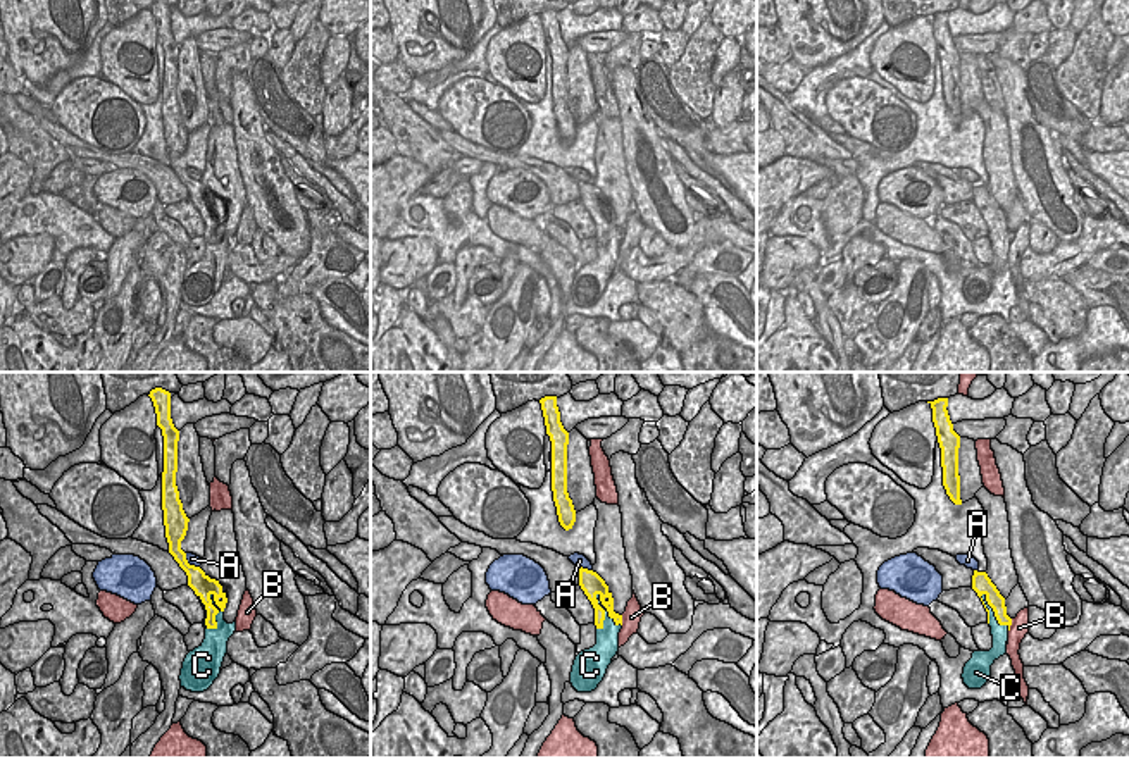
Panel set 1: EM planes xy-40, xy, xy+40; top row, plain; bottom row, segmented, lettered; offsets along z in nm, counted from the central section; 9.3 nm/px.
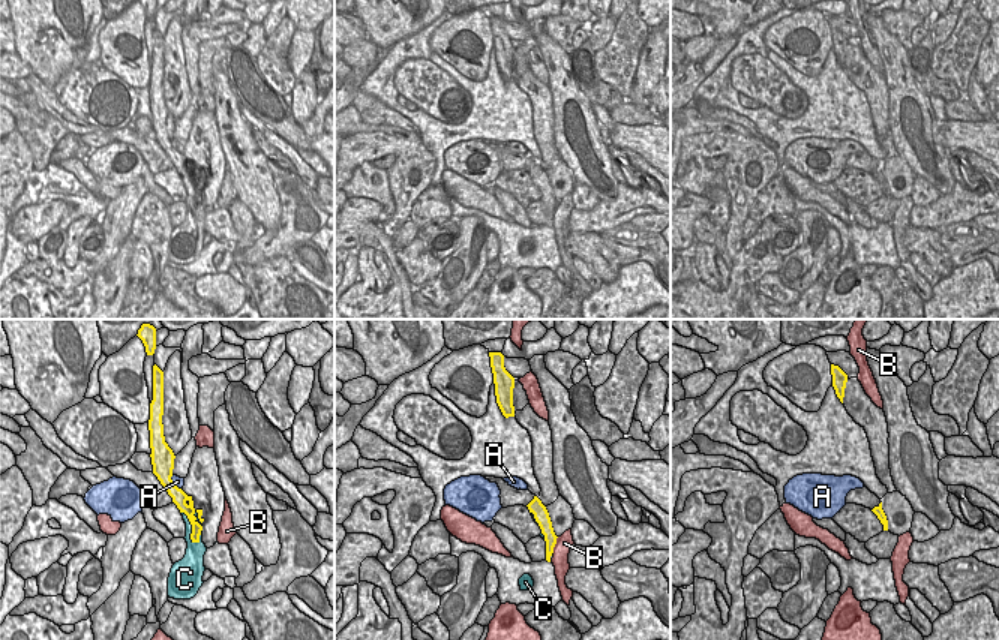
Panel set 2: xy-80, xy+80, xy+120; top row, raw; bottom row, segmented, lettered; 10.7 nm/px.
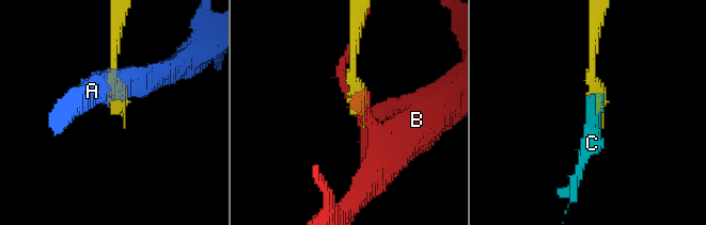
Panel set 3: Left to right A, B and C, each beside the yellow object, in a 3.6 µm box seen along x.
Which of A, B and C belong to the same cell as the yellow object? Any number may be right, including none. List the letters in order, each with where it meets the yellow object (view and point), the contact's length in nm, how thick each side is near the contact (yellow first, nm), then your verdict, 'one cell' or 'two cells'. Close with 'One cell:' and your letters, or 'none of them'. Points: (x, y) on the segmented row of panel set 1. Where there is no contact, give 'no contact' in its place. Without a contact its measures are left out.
A: contact xy (585, 569); length 140 nm; calibres 200 and 130 nm; two cells
B: contact xy+40 (1010, 624); length 130 nm; calibres 160 and 170 nm; two cells
C: contact xy-40 (207, 615); length 380 nm; calibres 160 and 220 nm; one cell
One cell: C

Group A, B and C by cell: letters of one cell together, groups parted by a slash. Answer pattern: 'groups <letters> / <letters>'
groups A / B / C

